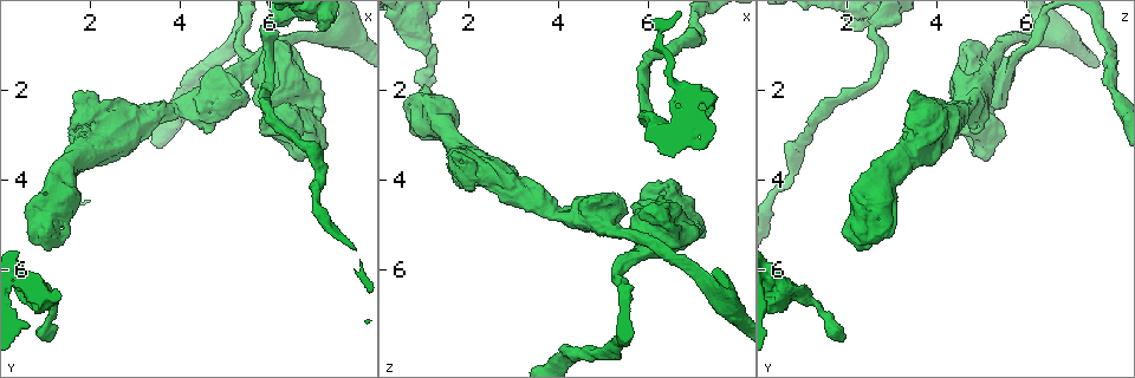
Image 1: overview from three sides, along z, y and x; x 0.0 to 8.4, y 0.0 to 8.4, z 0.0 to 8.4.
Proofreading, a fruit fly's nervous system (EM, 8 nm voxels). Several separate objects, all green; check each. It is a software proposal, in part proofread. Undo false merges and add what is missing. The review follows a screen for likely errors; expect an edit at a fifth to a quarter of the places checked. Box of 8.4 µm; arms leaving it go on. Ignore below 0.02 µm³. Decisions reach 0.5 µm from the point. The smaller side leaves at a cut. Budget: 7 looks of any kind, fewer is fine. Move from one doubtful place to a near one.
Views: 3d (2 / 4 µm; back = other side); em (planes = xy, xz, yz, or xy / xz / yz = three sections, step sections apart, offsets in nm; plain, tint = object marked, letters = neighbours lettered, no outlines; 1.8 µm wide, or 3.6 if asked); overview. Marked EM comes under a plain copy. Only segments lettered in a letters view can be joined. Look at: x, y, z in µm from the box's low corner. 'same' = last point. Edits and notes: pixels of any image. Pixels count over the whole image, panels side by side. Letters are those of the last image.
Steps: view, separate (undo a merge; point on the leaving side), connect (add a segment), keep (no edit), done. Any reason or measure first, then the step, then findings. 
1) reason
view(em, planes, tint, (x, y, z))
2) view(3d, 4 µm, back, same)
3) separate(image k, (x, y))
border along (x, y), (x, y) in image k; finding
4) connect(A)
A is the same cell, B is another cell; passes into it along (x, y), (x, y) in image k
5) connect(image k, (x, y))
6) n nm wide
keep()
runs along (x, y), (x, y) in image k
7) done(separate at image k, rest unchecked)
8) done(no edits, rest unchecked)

calibre changes
view(em, 3.6 µm, planes, tint, (6.55, 3.15, 5.10))

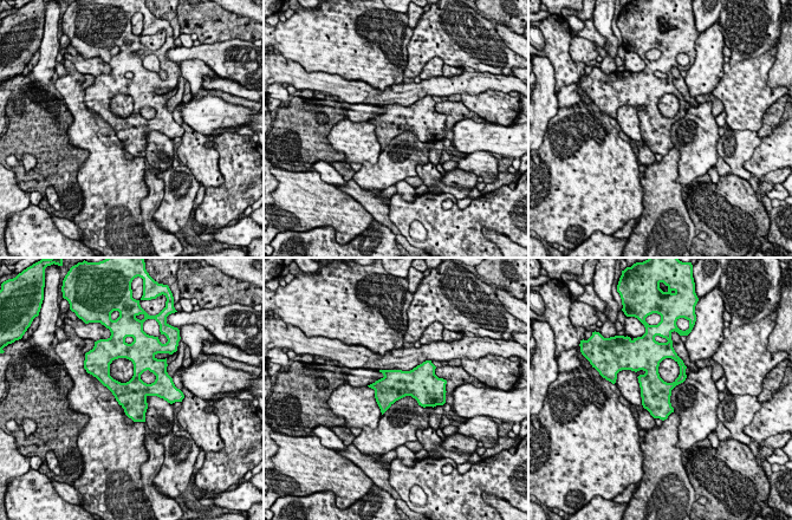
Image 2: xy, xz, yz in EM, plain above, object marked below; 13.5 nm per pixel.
what lies round it
view(em, 3.6 µm, planes, letters, same)

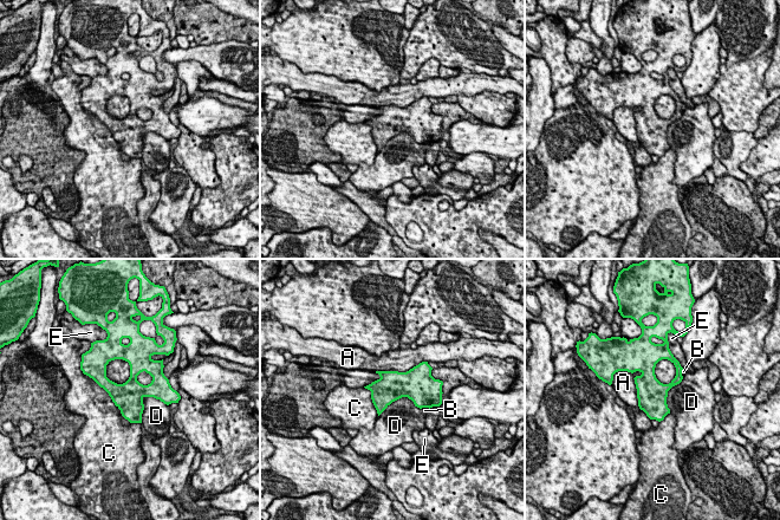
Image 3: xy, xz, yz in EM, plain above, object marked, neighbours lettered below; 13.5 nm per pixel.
C touches over 700 nm
keep()
A, B, C, D and E are other cells; one cell here

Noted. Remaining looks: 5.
thin neck
view(em, 3.6 µm, xy, step 4, tint, (4.45, 2.30, 4.85))

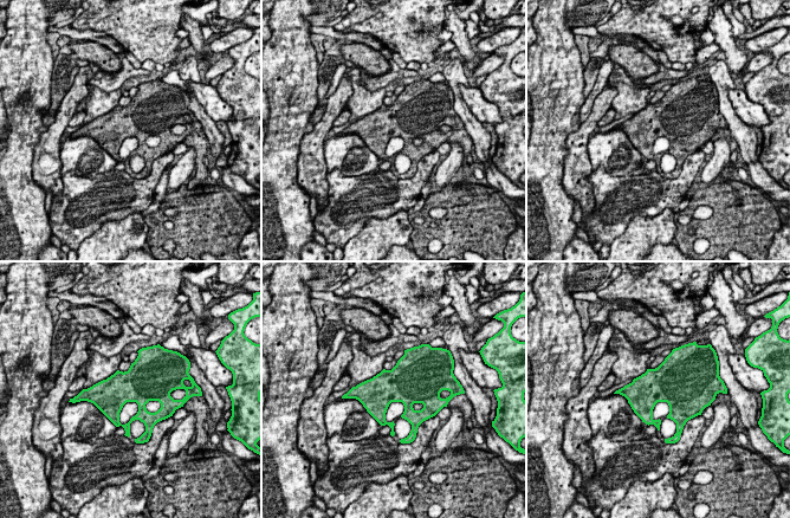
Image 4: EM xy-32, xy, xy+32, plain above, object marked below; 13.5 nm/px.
cut it another way
view(em, 3.6 µm, planes, letters, same)

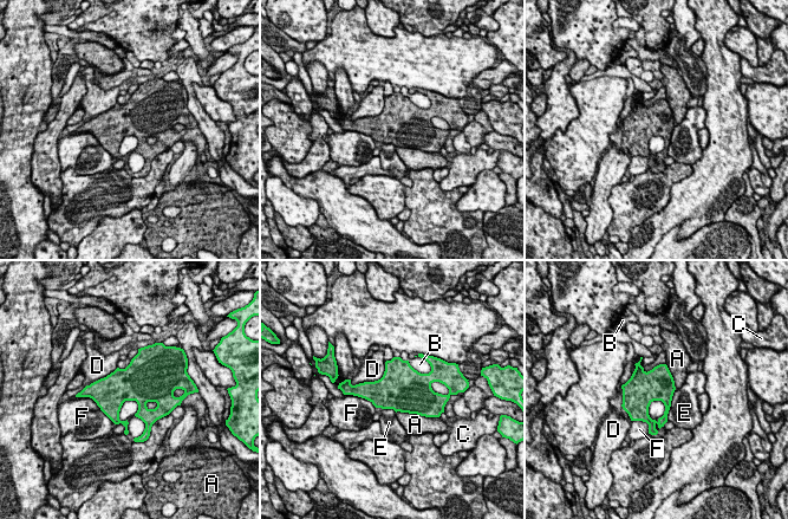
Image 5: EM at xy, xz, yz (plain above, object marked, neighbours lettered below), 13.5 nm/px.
440 nm wide
keep()
A, B, C, D, E and F are other cells; border along (676, 389), (666, 420) in image 5; all the same cell

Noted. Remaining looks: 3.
an open end
view(3d, 4 µm, (1.10, 7.55, 2.00))

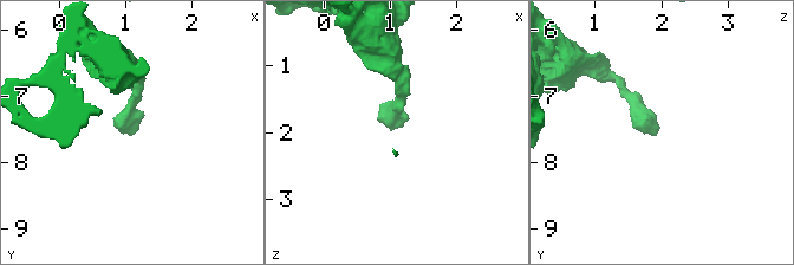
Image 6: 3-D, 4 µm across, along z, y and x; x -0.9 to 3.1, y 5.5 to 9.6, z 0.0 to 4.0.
shape alone is not enough
view(em, planes, letters, (1.10, 7.55, 1.90))

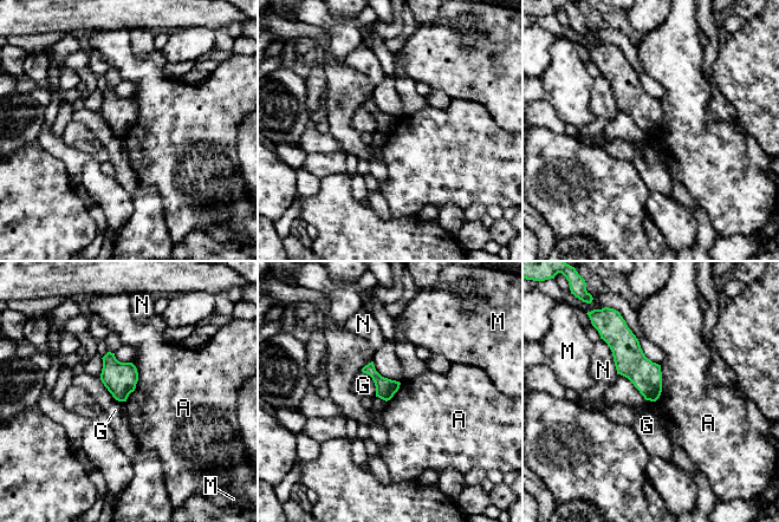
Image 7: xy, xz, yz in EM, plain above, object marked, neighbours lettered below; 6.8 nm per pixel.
keep()
A, G, M and N are other cells; border along (131, 361), (137, 383), (125, 402) in image 7; no lettered segment goes on from it

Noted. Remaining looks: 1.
done(no edits, rest unchecked)

